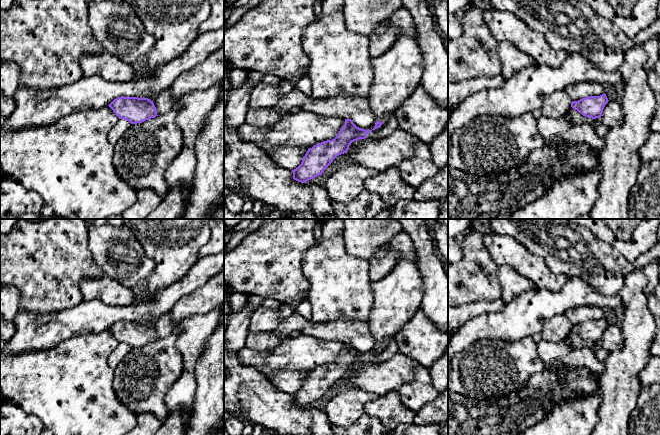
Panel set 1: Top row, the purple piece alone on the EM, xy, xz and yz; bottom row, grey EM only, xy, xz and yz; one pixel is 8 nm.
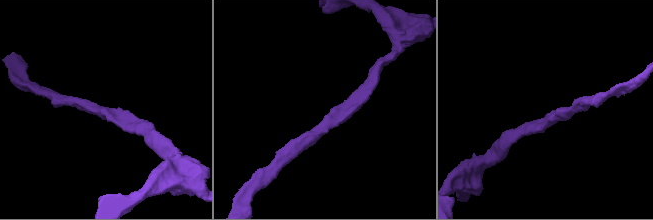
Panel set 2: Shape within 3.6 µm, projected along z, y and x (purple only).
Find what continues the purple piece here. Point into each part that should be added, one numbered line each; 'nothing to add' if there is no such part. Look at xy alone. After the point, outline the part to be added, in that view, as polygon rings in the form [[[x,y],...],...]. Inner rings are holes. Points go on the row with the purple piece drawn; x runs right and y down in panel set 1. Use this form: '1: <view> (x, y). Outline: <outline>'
nothing to add

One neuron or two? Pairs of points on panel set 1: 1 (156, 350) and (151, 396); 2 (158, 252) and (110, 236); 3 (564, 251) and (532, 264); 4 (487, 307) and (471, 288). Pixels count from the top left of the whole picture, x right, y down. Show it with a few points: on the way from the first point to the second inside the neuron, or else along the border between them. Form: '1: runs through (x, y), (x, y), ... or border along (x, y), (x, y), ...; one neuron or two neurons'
1: runs through (156, 361), (156, 365), (151, 370), (151, 385); one neuron
2: border along (142, 248), (144, 253), (153, 261), (153, 269); two neurons
3: border along (524, 246), (538, 255), (553, 272), (562, 274); two neurons
4: border along (500, 297), (494, 300), (473, 301), (458, 306); two neurons

